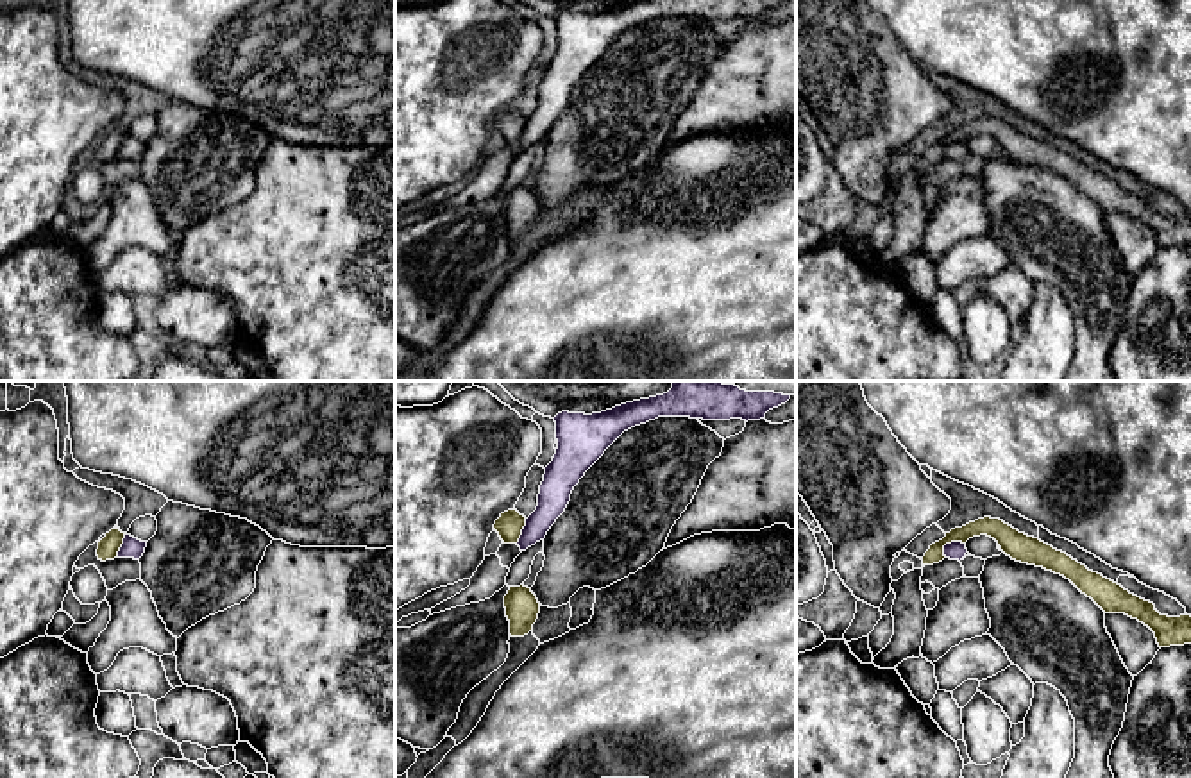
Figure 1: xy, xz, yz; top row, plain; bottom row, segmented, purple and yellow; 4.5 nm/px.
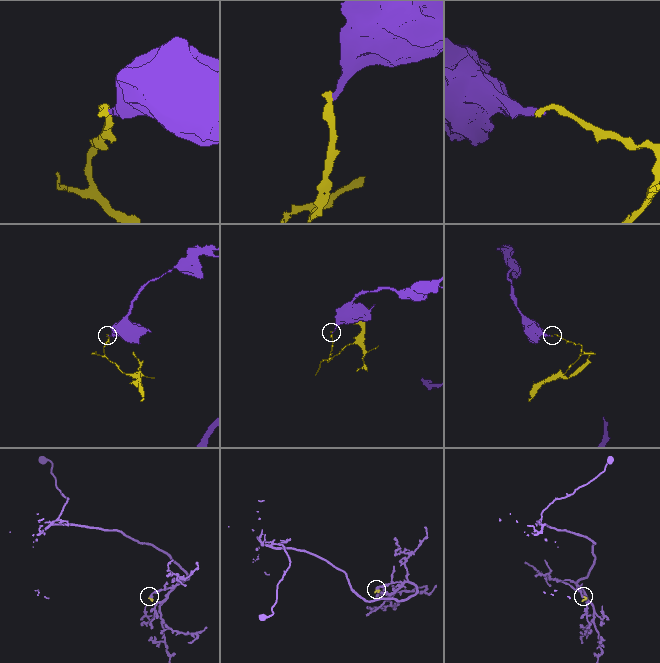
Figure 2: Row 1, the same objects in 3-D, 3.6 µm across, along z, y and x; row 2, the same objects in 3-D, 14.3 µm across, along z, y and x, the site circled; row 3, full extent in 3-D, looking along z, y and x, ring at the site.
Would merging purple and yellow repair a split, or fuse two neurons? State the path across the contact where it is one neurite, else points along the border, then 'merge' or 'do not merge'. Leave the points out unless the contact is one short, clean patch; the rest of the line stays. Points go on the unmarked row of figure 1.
border yz (964, 142), (948, 142), (943, 154); do not merge

